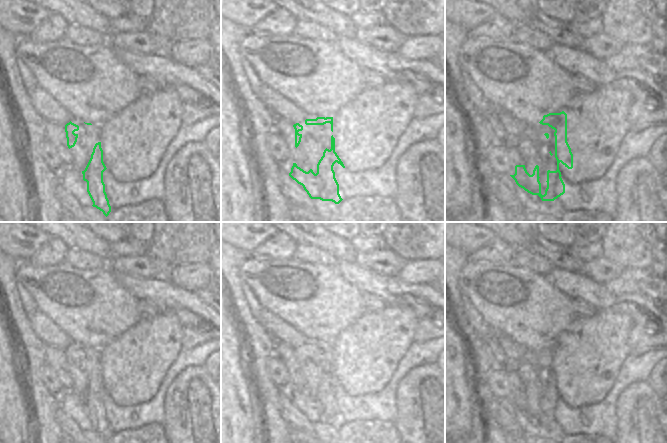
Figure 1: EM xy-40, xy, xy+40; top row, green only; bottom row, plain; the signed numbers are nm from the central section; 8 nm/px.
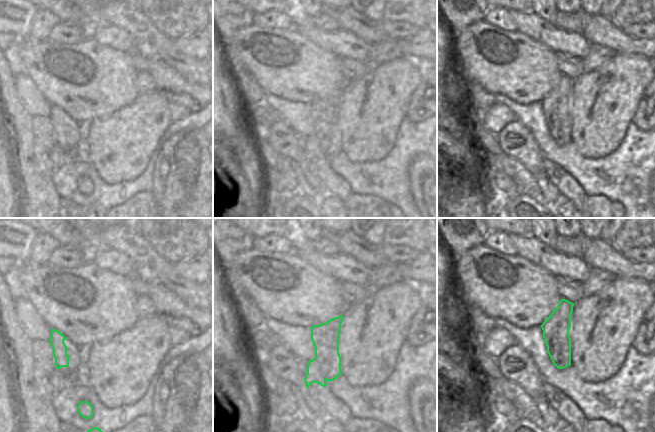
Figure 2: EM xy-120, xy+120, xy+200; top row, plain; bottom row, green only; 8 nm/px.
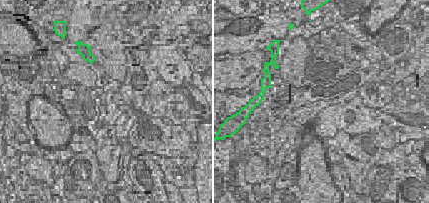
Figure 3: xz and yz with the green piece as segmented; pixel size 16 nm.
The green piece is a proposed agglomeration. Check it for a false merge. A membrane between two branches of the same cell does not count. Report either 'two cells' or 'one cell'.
two cells

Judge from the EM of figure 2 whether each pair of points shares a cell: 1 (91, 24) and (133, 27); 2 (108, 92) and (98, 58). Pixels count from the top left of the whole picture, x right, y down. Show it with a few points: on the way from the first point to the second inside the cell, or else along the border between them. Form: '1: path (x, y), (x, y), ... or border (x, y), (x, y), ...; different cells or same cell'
1: border (87, 18), (93, 18), (97, 21); different cells
2: path (100, 84), (99, 66); same cell

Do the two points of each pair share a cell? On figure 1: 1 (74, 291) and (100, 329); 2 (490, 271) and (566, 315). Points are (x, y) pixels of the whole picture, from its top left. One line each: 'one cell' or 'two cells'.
1: one cell
2: one cell

